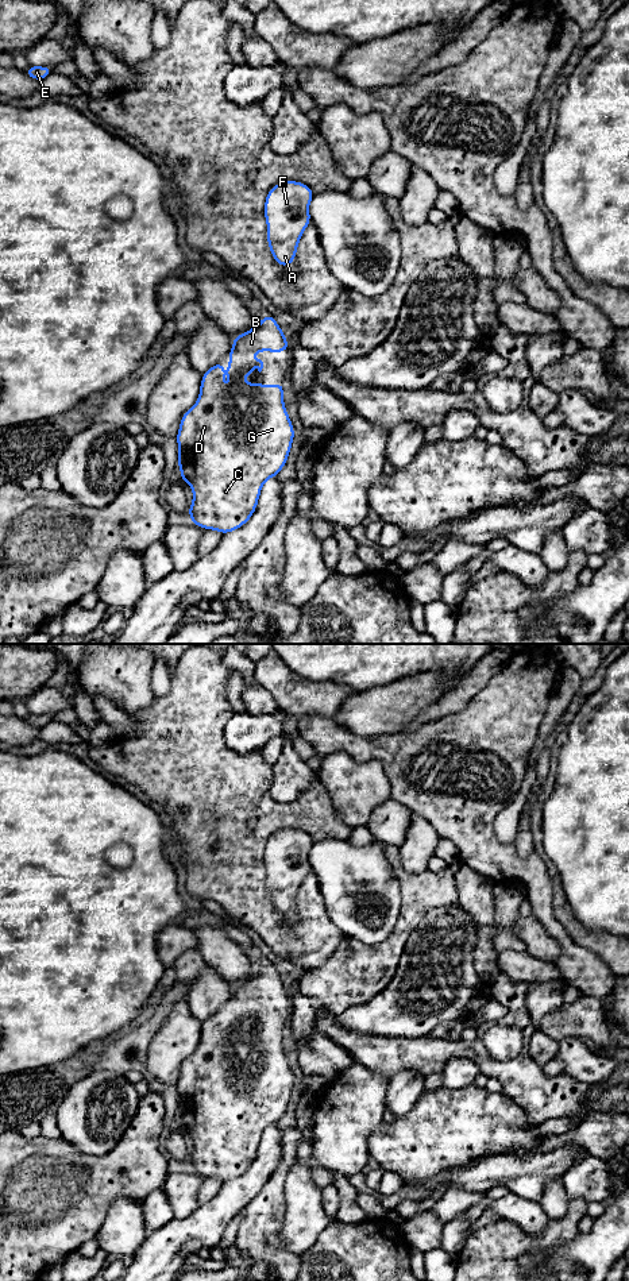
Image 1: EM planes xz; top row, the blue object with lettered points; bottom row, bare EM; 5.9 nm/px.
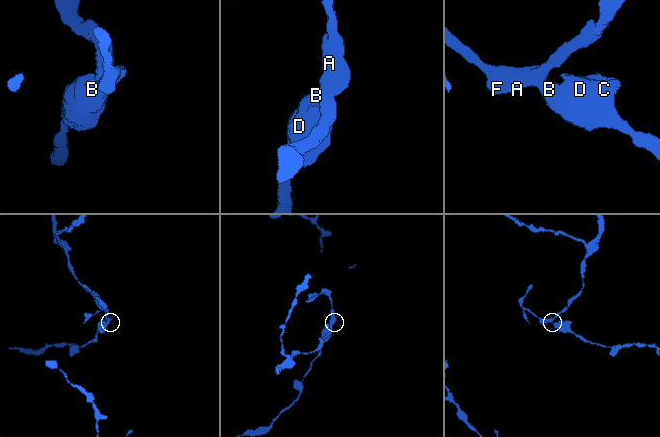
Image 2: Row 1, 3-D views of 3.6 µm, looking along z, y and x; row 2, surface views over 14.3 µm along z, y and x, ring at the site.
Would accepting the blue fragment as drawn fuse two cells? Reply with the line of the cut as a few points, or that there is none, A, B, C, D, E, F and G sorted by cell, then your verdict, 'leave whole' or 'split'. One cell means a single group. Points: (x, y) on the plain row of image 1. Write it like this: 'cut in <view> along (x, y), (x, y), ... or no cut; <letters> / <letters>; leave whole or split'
no cut; A B C D E F G; leave whole

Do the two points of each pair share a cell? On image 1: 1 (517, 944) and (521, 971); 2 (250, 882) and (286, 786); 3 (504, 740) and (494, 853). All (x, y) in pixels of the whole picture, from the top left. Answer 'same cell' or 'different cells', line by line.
1: different cells
2: different cells
3: same cell

